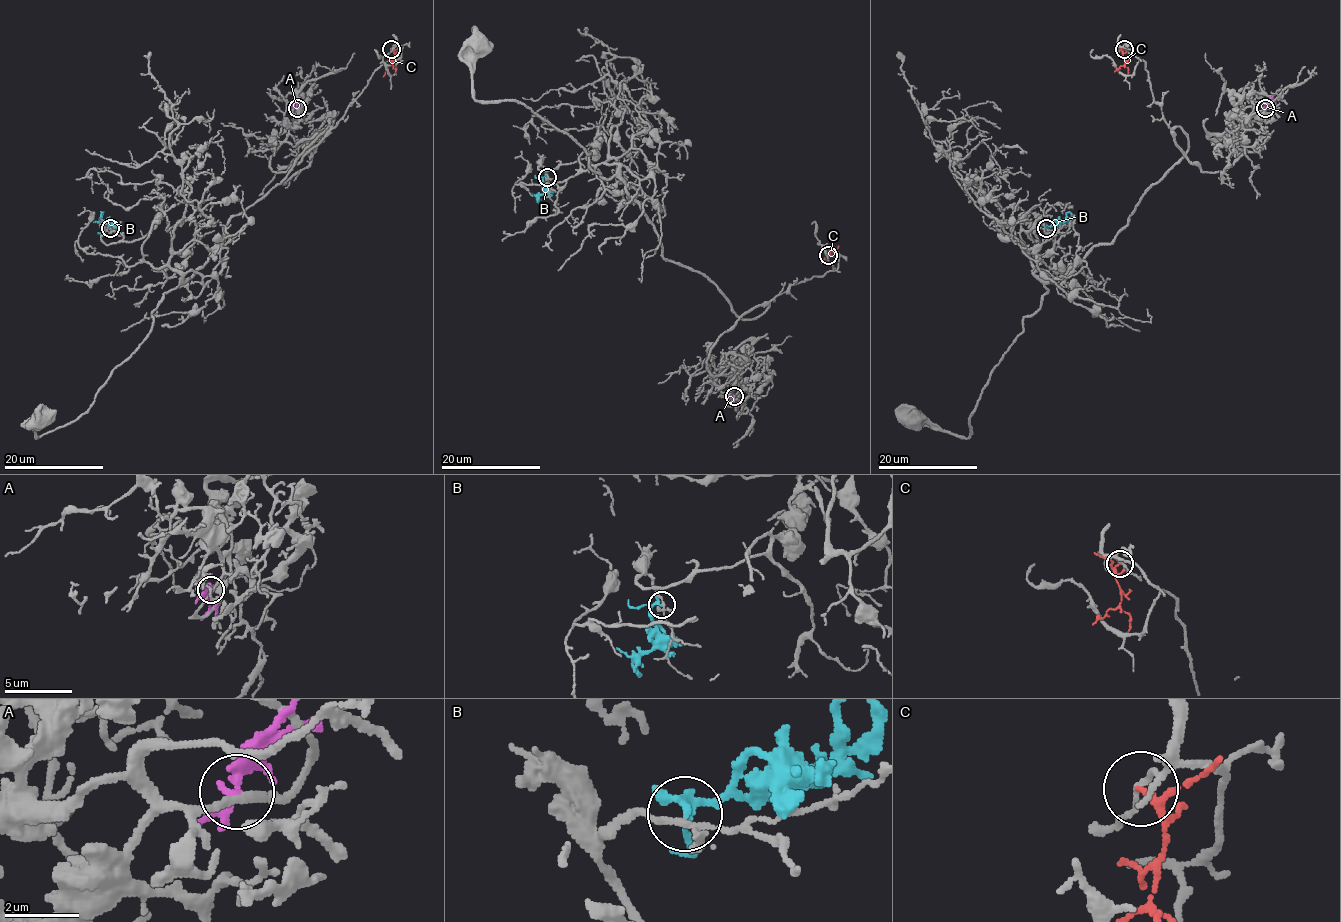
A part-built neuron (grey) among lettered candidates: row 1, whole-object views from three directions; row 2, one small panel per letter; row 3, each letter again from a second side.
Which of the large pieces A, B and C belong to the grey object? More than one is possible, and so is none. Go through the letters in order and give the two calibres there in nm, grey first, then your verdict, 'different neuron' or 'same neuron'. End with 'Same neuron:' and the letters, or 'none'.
A: 170/180 nm | different neuron
B: 150/180 nm | different neuron
C: 140/140 nm | different neuron
Same neuron: none

